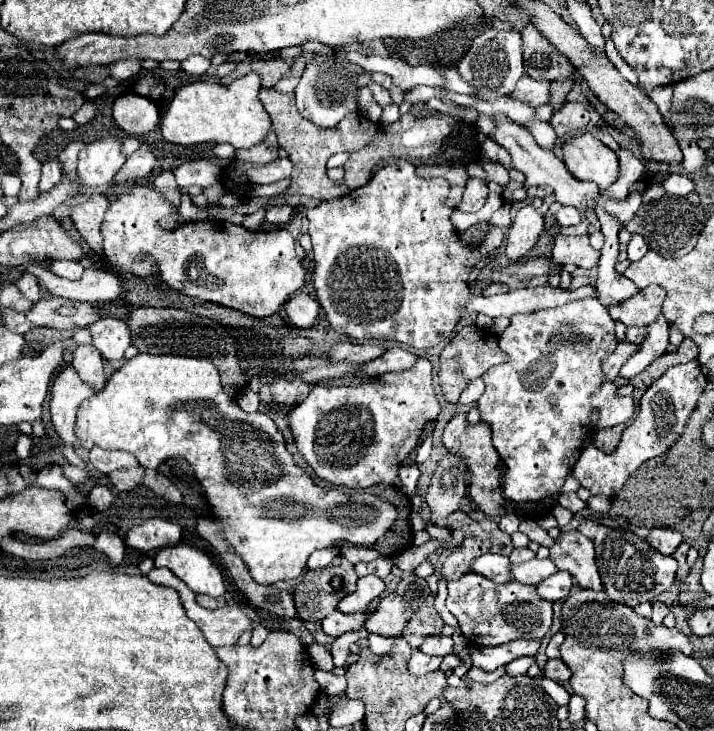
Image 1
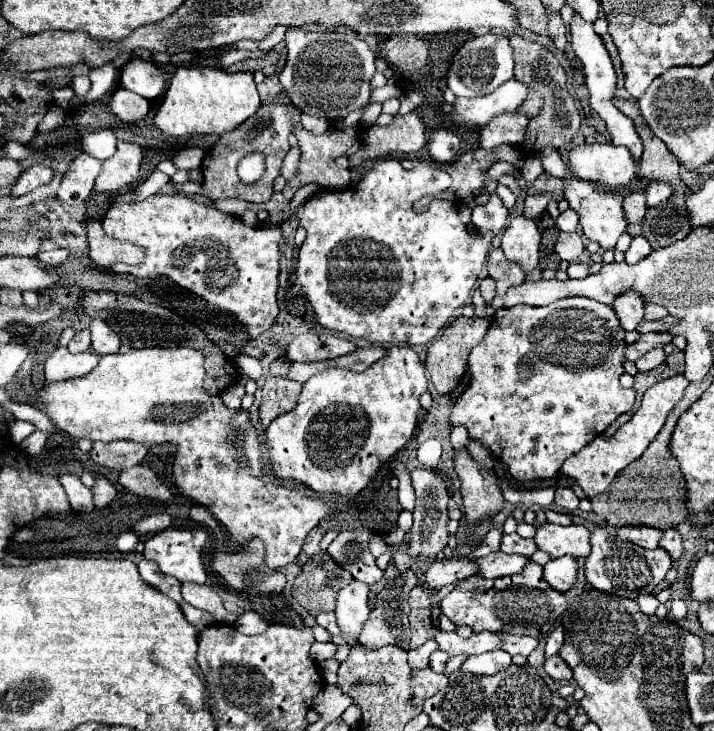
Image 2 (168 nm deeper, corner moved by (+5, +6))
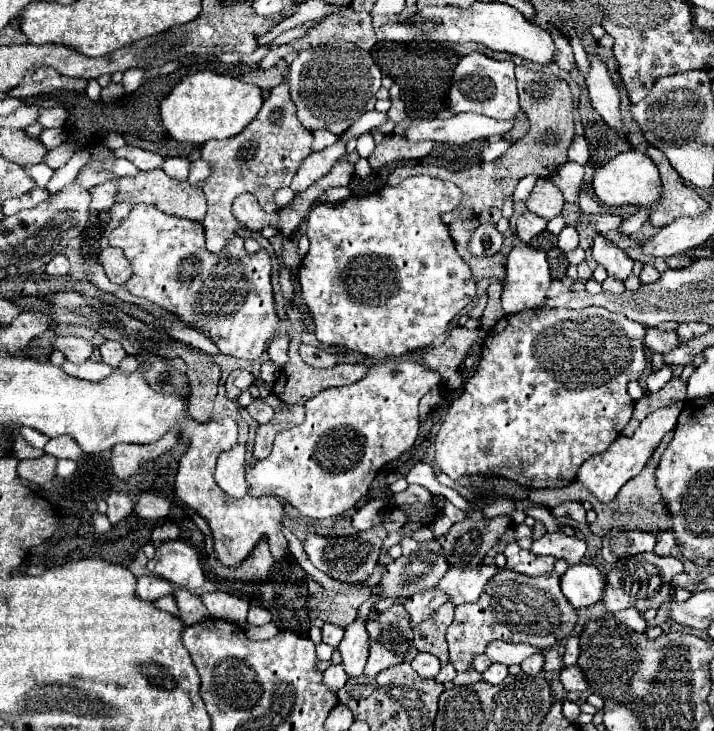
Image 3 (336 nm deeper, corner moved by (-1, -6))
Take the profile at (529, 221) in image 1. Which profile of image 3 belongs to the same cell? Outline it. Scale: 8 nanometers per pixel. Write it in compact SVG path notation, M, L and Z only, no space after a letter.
M527 244L515 246L507 256L507 280L501 294L505 314L539 308L551 284L547 256Z

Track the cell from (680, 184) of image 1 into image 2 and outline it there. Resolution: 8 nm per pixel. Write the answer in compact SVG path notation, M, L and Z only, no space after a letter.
M653 180L653 182L647 186L647 206L657 206L657 204L669 200L673 194L675 194L675 188L673 188L671 184Z

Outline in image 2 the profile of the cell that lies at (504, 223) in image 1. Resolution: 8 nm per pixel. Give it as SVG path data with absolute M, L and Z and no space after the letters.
M387 158L387 160L377 160L373 164L373 168L355 186L345 188L345 190L335 190L335 192L331 192L331 190L317 192L315 196L311 196L303 204L303 208L299 210L299 224L307 230L307 238L305 238L305 242L299 250L299 258L297 258L297 284L301 286L303 294L307 296L309 304L311 304L315 316L317 316L317 322L323 328L333 330L333 332L345 332L353 338L363 338L363 340L369 340L369 342L375 342L375 344L399 342L399 344L415 346L415 344L431 344L435 340L435 336L443 330L443 326L455 318L455 314L467 304L467 300L471 296L473 284L479 278L483 262L489 254L493 236L481 236L477 232L473 232L473 234L467 232L465 224L457 216L457 206L453 202L447 202L447 200L437 200L437 204L431 204L421 214L413 212L413 202L415 200L423 198L425 194L441 194L449 186L451 186L451 176L441 168L417 166L413 170L405 170L397 158Z

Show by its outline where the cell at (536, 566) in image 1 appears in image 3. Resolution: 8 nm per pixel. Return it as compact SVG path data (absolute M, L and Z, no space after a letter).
M481 566L479 570L447 570L443 580L435 586L435 590L443 592L453 606L465 604L465 602L475 602L485 584L499 572L497 566Z

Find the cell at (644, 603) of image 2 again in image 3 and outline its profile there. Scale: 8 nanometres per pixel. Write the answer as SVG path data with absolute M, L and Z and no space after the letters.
M627 608L627 610L619 610L615 614L611 614L615 620L619 620L619 624L623 626L629 626L631 630L635 632L643 632L645 626L647 626L647 620L643 618L641 612L637 612L635 608Z

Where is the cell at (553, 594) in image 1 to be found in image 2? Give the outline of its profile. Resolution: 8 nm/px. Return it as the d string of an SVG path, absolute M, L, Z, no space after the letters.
M571 556L549 560L543 566L543 576L545 582L551 584L557 592L567 592L577 578L577 560Z

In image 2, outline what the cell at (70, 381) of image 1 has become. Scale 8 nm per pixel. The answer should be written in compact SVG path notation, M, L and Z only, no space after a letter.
M59 346L45 362L45 382L53 384L59 380L81 378L99 364L99 356L93 352L71 354L65 346Z

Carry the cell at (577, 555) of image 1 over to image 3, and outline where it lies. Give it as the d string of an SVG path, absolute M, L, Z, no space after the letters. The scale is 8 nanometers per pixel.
M553 532L553 534L545 534L537 540L533 540L531 544L531 552L535 552L537 556L555 556L557 560L563 558L569 564L579 564L583 554L587 550L585 540L577 538L577 536L565 536L561 532Z

